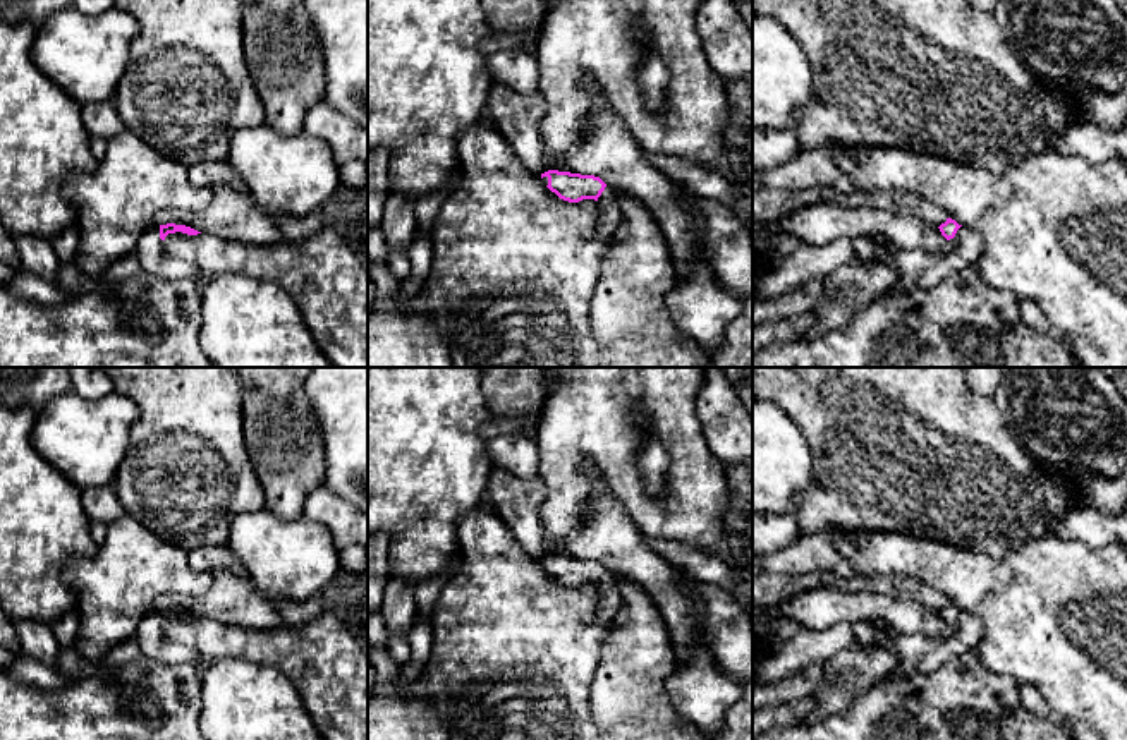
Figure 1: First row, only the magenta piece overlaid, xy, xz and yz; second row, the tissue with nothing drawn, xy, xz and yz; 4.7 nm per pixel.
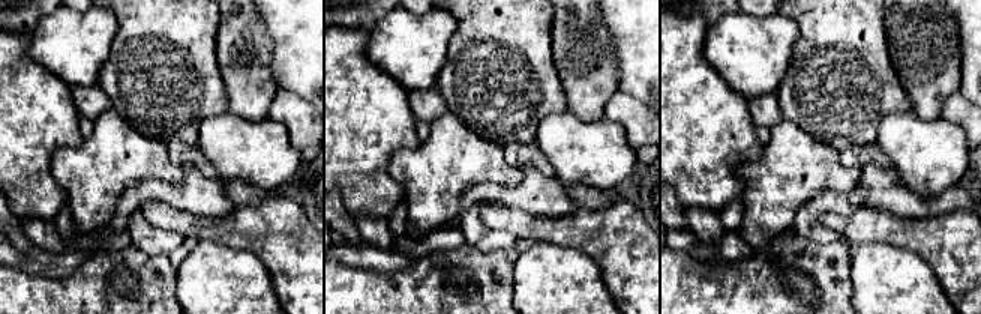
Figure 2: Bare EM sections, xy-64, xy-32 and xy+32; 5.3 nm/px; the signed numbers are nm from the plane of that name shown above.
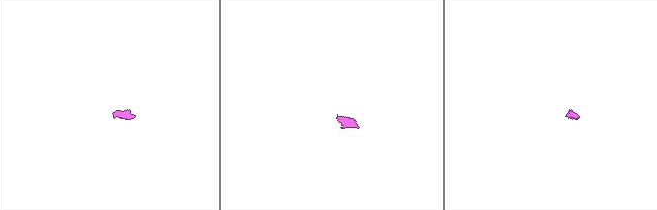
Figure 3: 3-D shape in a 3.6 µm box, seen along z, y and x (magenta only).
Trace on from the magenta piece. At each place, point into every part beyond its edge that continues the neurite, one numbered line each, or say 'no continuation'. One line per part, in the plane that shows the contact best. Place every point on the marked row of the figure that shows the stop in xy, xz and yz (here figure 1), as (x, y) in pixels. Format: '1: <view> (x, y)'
1: xz (609, 215)
2: yz (916, 268)

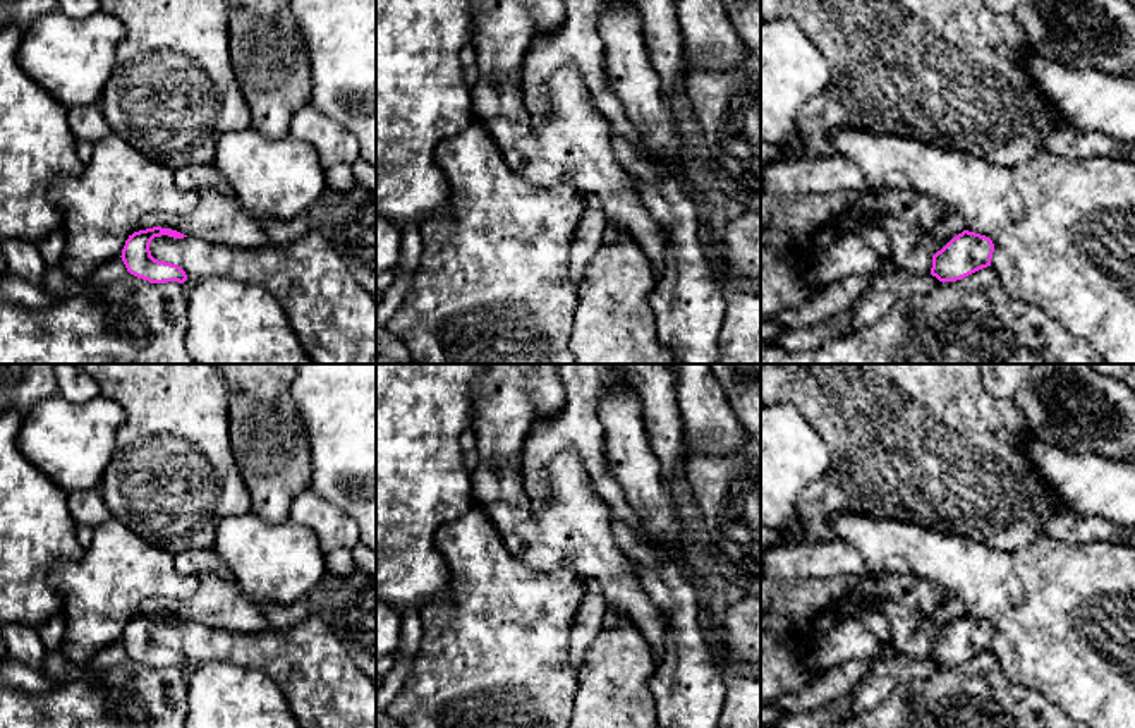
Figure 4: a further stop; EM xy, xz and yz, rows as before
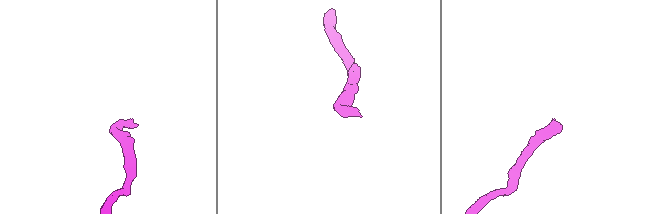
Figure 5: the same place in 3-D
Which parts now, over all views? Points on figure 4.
no continuation

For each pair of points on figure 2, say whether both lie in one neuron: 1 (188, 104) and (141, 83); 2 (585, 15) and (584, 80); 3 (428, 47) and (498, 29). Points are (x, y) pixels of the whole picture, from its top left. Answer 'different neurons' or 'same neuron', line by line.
1: same neuron
2: same neuron
3: different neurons

